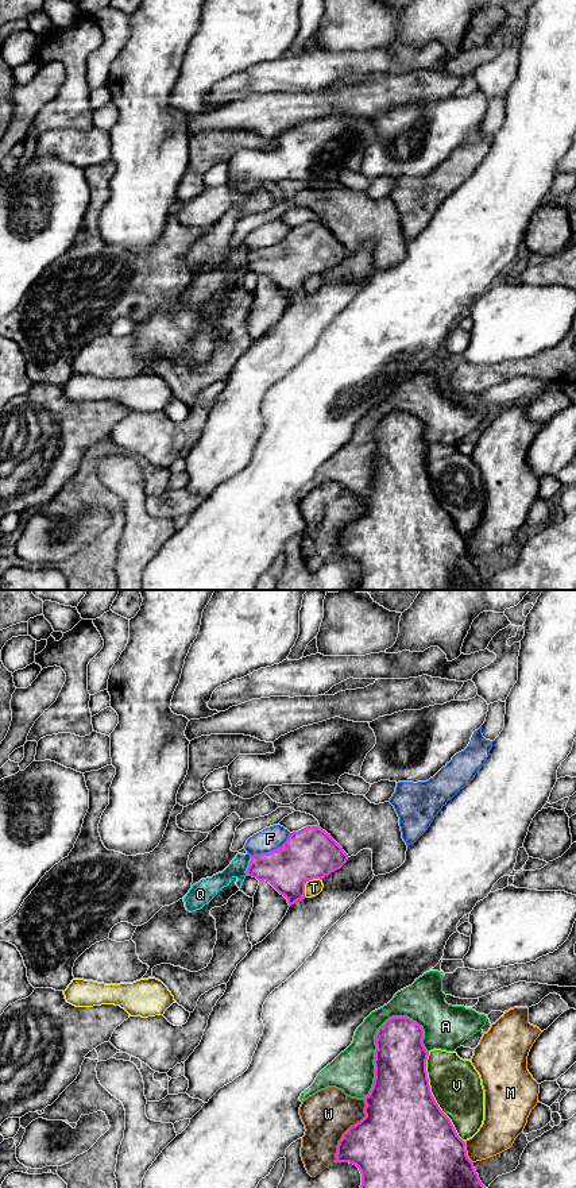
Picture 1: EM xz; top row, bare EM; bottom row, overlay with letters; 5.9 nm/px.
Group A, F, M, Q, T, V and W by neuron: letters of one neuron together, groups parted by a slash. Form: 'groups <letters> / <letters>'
groups A / F / M / Q / T / V / W

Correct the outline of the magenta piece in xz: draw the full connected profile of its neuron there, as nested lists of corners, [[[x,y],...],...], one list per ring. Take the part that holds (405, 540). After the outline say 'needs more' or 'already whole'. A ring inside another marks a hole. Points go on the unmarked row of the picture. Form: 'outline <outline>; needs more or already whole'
outline [[[407,412],[388,413],[375,429],[375,474],[364,493],[366,512],[351,521],[337,540],[335,558],[349,558],[359,563],[359,590],[490,590],[482,579],[473,558],[468,554],[465,537],[457,531],[451,514],[436,498],[429,481],[424,439],[424,424]]]; already whole

